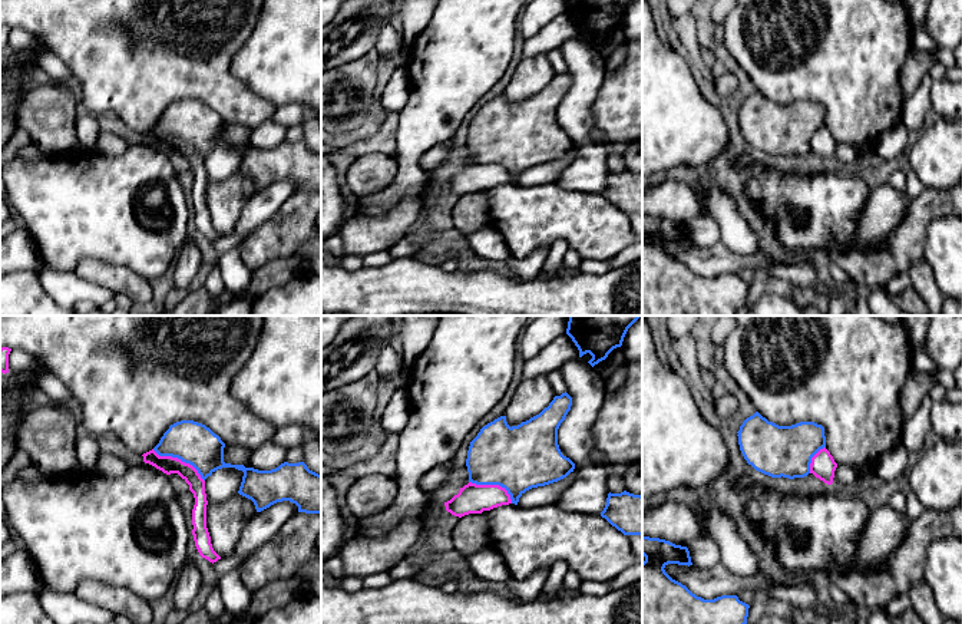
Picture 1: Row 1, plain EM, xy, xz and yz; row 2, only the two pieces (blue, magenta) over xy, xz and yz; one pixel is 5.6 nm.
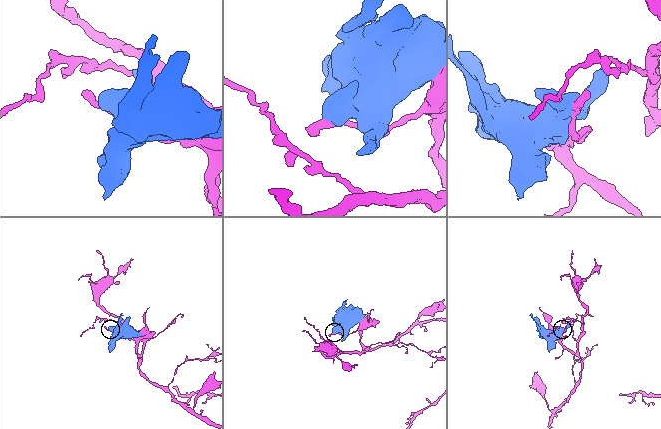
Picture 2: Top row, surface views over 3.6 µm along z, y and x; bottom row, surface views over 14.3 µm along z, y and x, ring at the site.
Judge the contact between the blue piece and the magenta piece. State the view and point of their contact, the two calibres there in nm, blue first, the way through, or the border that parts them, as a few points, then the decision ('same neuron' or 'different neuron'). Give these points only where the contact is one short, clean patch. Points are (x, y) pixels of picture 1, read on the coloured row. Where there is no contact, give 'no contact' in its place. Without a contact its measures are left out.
contact xy (179, 458); calibres 240 and 100 nm; different neuron

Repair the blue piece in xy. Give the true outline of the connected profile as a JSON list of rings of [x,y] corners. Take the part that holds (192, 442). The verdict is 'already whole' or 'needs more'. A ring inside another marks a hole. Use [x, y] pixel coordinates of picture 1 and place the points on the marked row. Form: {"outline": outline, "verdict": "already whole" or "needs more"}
{"outline": [[[181,420],[169,426],[153,450],[192,465],[204,481],[222,468],[242,471],[238,493],[251,499],[257,512],[290,501],[298,506],[298,512],[321,514],[321,475],[310,471],[304,462],[284,462],[275,469],[258,471],[225,463],[224,448],[221,438],[205,425]]], "verdict": "already whole"}

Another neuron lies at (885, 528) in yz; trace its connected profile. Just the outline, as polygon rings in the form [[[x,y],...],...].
[[[887,504],[872,509],[857,538],[853,562],[840,568],[839,574],[844,575],[859,567],[886,559],[902,544],[910,525],[912,519],[906,514],[897,514]]]

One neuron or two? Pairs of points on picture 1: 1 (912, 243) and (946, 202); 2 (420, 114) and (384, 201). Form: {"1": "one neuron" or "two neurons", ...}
{"1": "one neuron", "2": "one neuron"}

